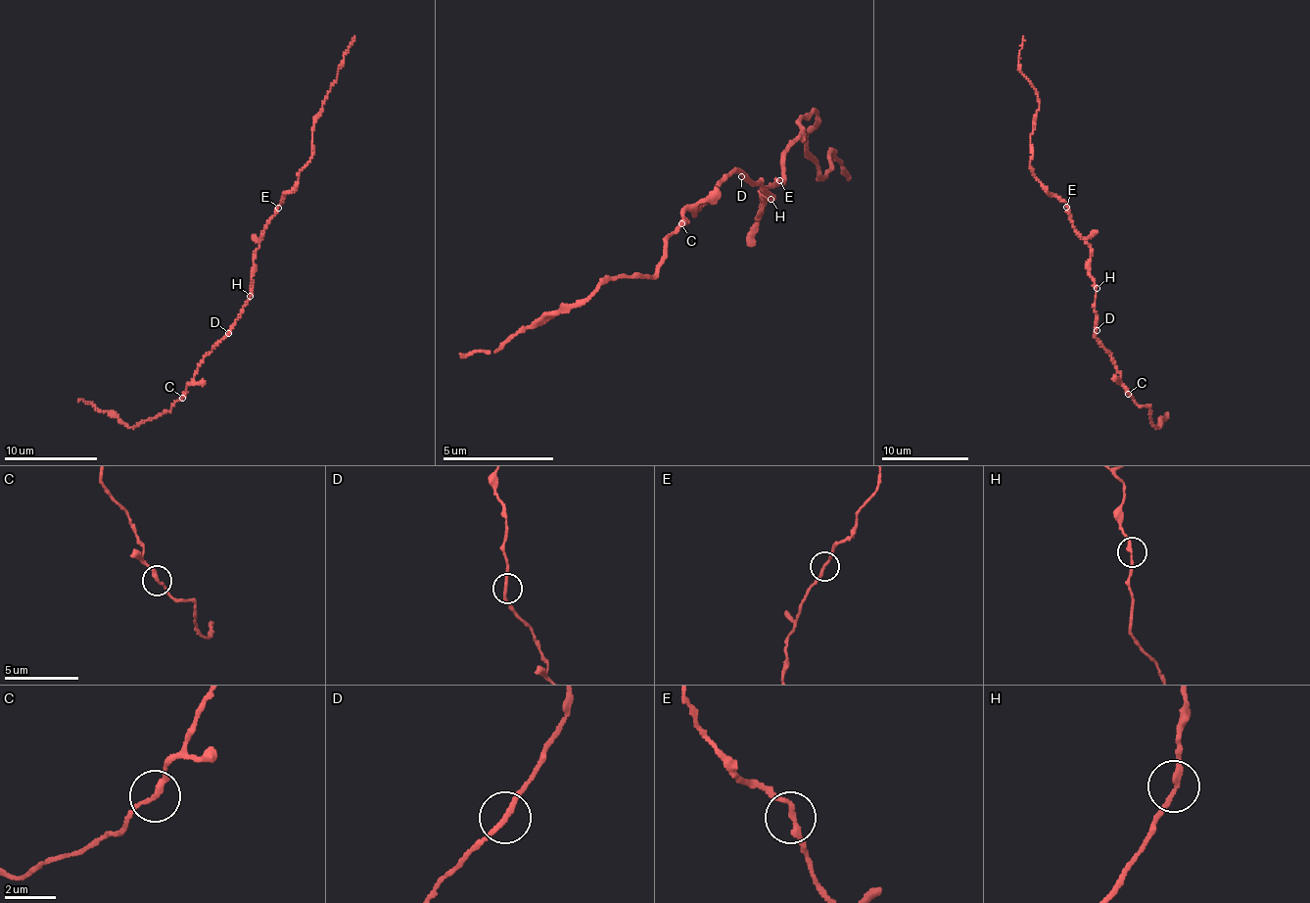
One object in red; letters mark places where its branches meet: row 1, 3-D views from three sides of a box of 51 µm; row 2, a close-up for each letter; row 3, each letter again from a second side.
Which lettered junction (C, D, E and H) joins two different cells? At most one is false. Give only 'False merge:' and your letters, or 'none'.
False merge: C

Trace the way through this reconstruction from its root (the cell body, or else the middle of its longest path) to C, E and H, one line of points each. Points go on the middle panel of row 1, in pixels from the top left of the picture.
C: (759, 201), (765, 192), (768, 199), (773, 196), (737, 168), (699, 209), (684, 213), (682, 222)
E: (759, 201), (764, 203), (754, 217), (763, 211), (757, 193), (779, 180)
H: (759, 201), (765, 192), (768, 199), (770, 196), (771, 199)

